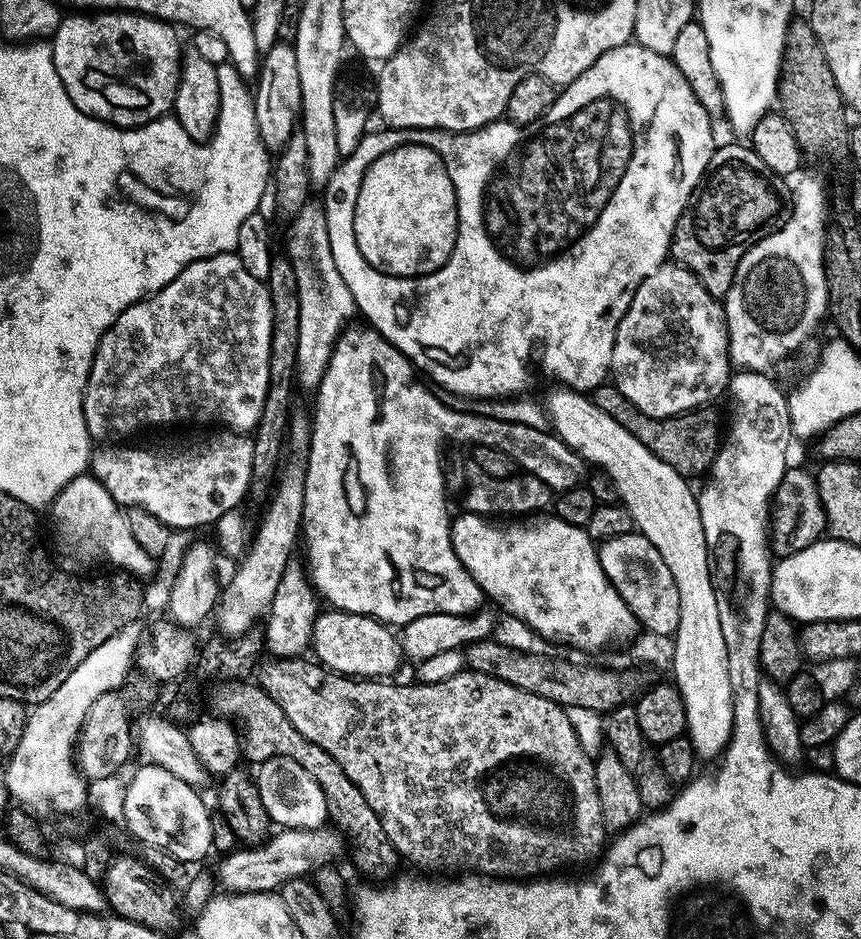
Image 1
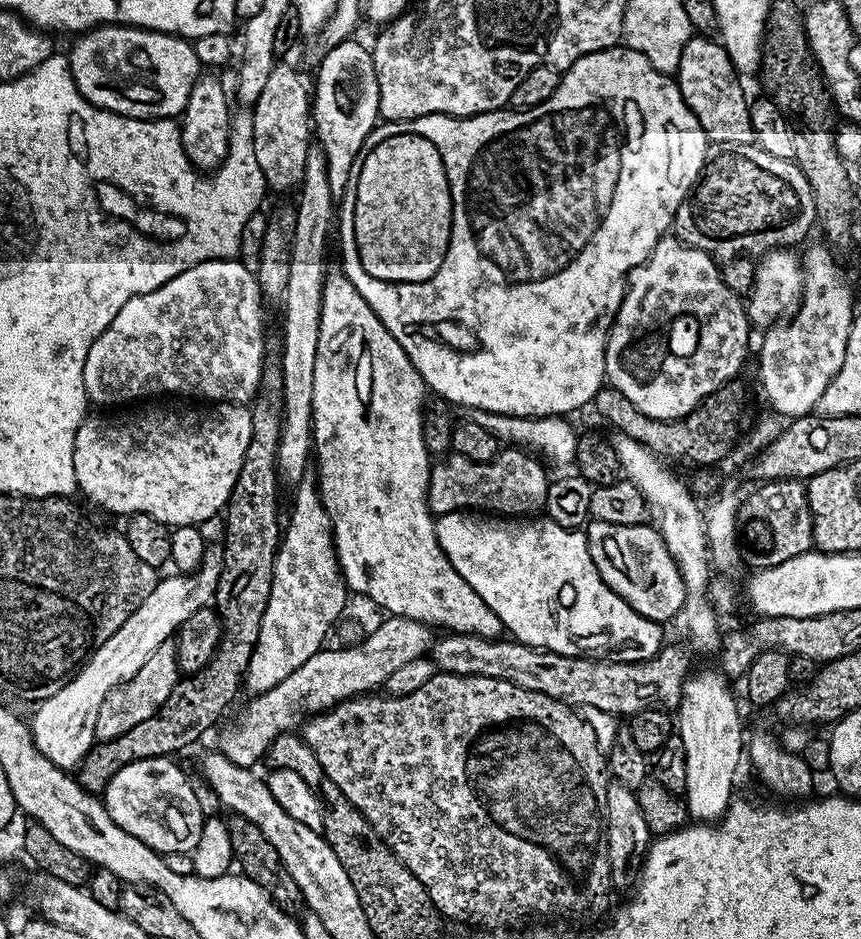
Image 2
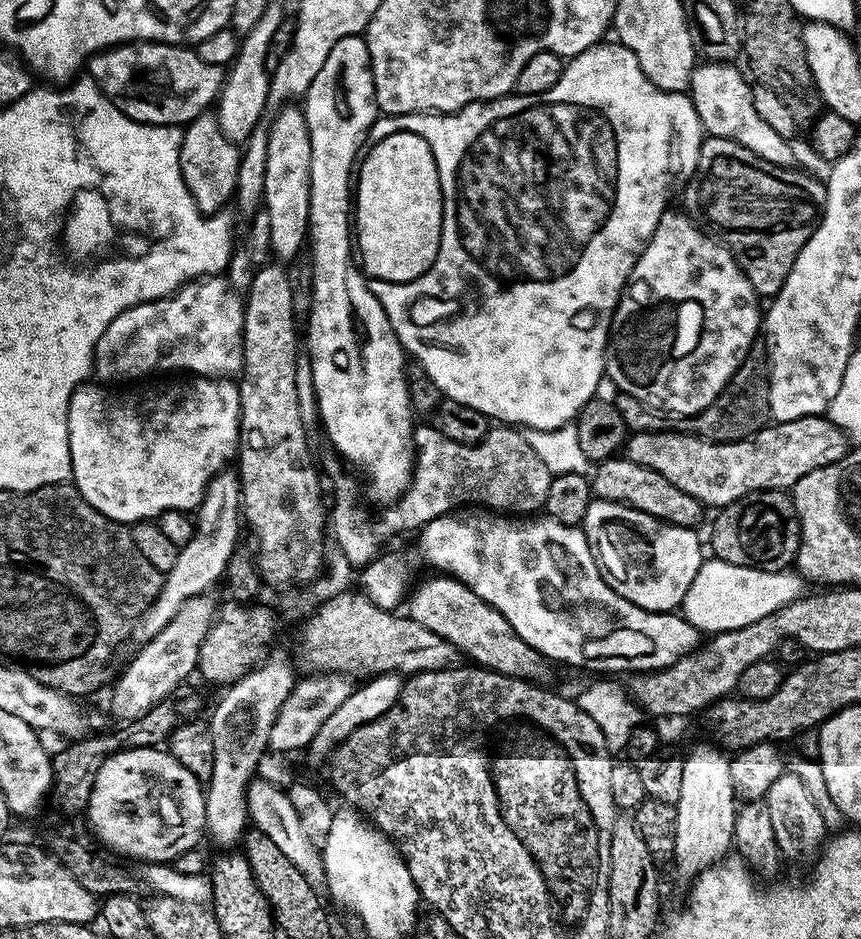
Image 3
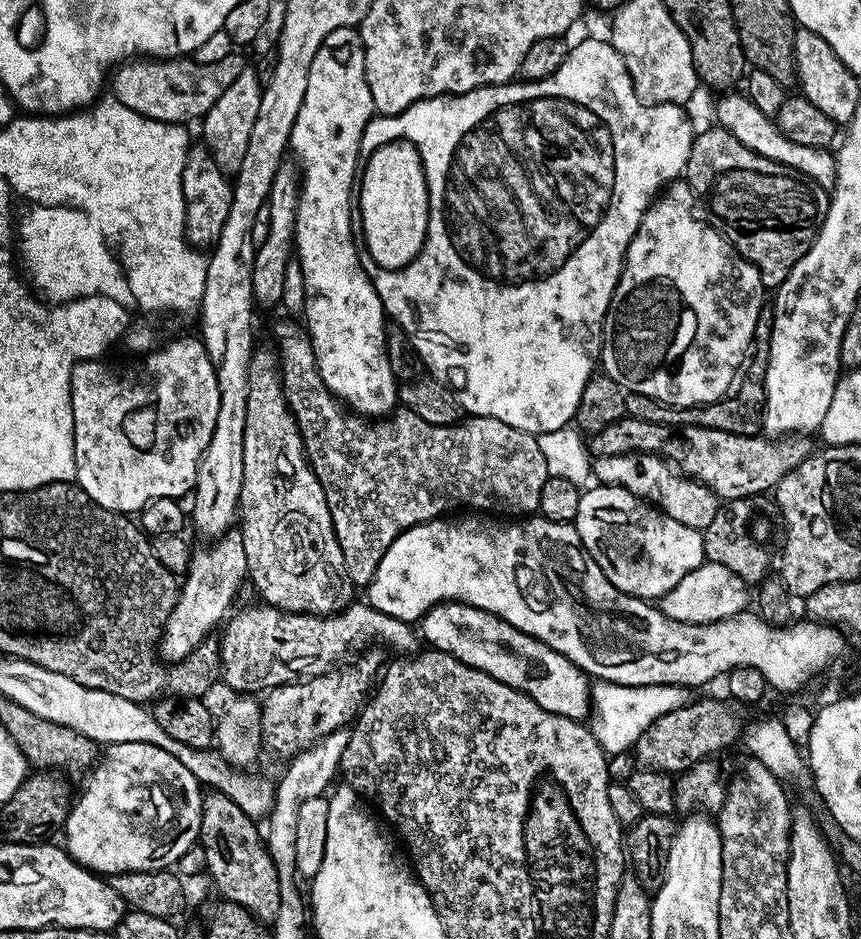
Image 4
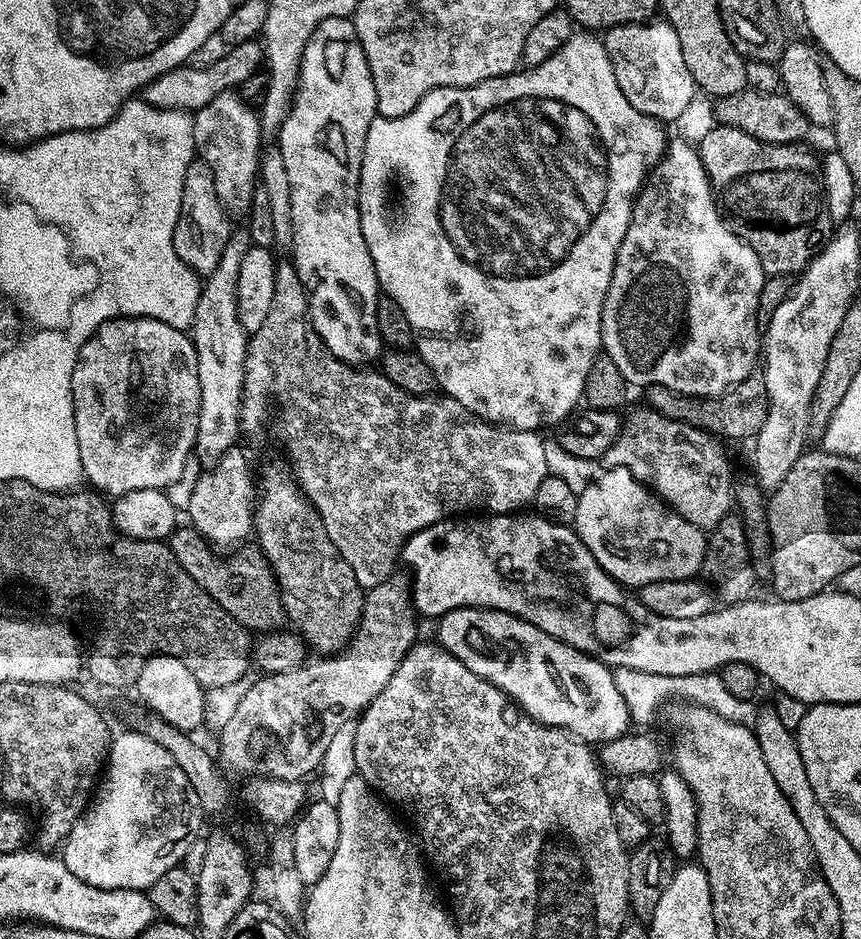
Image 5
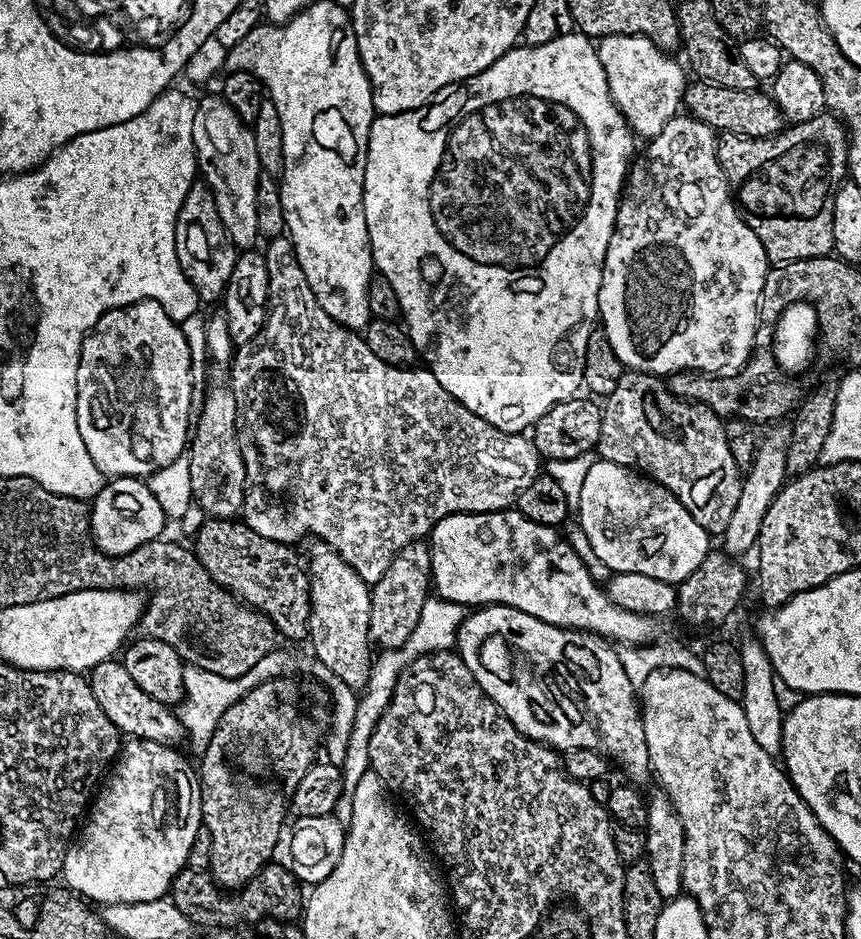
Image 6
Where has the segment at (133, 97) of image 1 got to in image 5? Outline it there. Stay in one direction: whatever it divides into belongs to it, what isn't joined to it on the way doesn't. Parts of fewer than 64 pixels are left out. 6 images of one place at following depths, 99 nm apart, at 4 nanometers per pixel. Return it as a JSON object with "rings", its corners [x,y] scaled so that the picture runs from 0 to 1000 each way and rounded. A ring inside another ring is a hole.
{"rings":[[[287,43],[271,47],[262,58],[258,58],[258,62],[253,62],[253,66],[249,66],[249,70],[210,70],[179,83],[179,87],[166,94],[165,105],[180,115],[211,115],[215,119],[226,120],[229,115],[239,113],[239,109],[253,104],[253,100],[278,95],[290,79],[301,76],[305,66],[305,48],[301,44]]]}

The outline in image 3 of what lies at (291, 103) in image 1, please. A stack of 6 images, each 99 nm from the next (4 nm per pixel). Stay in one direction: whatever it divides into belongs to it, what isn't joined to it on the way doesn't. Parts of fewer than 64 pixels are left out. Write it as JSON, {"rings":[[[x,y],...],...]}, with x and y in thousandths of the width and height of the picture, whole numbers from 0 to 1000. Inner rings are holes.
{"rings":[[[330,113],[310,133],[309,194],[307,195],[305,229],[314,241],[314,268],[322,278],[336,279],[354,263],[360,232],[360,138],[355,134],[352,114]]]}

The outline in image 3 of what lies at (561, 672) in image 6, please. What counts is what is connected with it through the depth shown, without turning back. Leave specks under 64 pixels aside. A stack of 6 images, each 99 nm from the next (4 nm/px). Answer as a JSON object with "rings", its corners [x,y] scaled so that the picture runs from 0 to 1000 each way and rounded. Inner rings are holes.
{"rings":[[[502,611],[498,618],[489,620],[488,626],[480,625],[476,638],[472,643],[472,652],[480,660],[490,662],[490,667],[495,667],[495,671],[504,671],[504,675],[518,679],[518,684],[526,686],[542,702],[545,699],[548,702],[545,704],[549,708],[568,711],[571,716],[582,716],[584,720],[599,720],[603,724],[614,726],[627,722],[623,720],[627,720],[632,716],[633,704],[627,695],[623,694],[599,674],[592,667],[592,662],[588,662],[588,658],[583,658],[583,654],[578,654],[578,650],[574,650],[560,637],[555,637],[555,633],[551,633],[551,628],[546,628],[537,619],[519,611]]]}

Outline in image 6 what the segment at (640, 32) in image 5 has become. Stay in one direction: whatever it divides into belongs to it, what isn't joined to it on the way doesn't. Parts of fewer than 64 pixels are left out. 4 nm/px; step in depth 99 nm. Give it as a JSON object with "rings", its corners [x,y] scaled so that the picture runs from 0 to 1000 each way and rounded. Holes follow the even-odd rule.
{"rings":[[[699,38],[695,43],[695,54],[708,100],[731,136],[740,146],[763,145],[769,134],[774,134],[774,130],[792,115],[797,84],[789,66],[779,64],[772,52],[763,51],[748,38]]]}

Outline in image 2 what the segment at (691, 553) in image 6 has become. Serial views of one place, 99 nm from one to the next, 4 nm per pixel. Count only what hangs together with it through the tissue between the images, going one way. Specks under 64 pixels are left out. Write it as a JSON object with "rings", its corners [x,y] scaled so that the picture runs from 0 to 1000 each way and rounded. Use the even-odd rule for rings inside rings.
{"rings":[[[688,554],[682,559],[683,585],[695,611],[741,654],[751,660],[772,662],[791,655],[794,645],[794,621],[786,601],[765,565],[753,556],[714,558]]]}

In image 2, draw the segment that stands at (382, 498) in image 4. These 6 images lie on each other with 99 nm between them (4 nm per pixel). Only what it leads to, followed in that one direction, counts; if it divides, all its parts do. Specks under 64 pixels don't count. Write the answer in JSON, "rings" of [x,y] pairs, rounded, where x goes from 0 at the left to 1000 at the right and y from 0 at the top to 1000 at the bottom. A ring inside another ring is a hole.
{"rings":[[[599,475],[587,476],[562,494],[521,483],[502,494],[502,504],[497,510],[497,539],[506,547],[561,543],[587,552],[617,551],[632,541],[635,530],[639,507],[632,504],[631,497],[633,495],[621,485]]]}

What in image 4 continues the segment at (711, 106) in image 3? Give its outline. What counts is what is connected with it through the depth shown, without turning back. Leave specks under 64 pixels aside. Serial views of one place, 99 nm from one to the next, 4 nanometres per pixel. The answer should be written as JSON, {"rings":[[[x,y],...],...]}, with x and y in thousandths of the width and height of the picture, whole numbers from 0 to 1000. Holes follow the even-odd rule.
{"rings":[[[855,100],[837,101],[841,103],[832,111],[830,131],[835,135],[852,143],[852,147],[857,147],[857,151],[862,151],[862,155],[876,160],[876,164],[885,164],[885,168],[894,168],[894,173],[918,177],[922,181],[936,185],[942,192],[949,192],[956,200],[965,202],[971,193],[971,167],[965,161],[945,155],[927,155],[927,151],[918,151],[918,147],[913,147],[906,142],[898,125],[885,121],[885,117],[880,117],[880,113],[876,113],[876,109],[871,109],[868,101],[850,101]]]}

